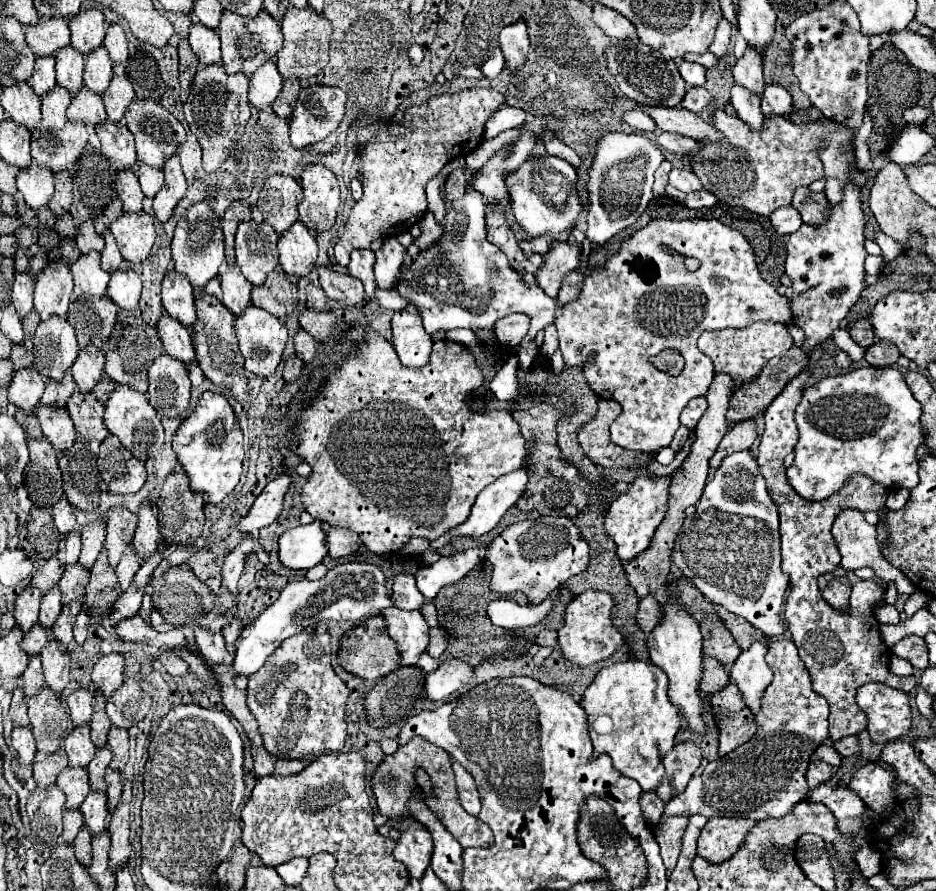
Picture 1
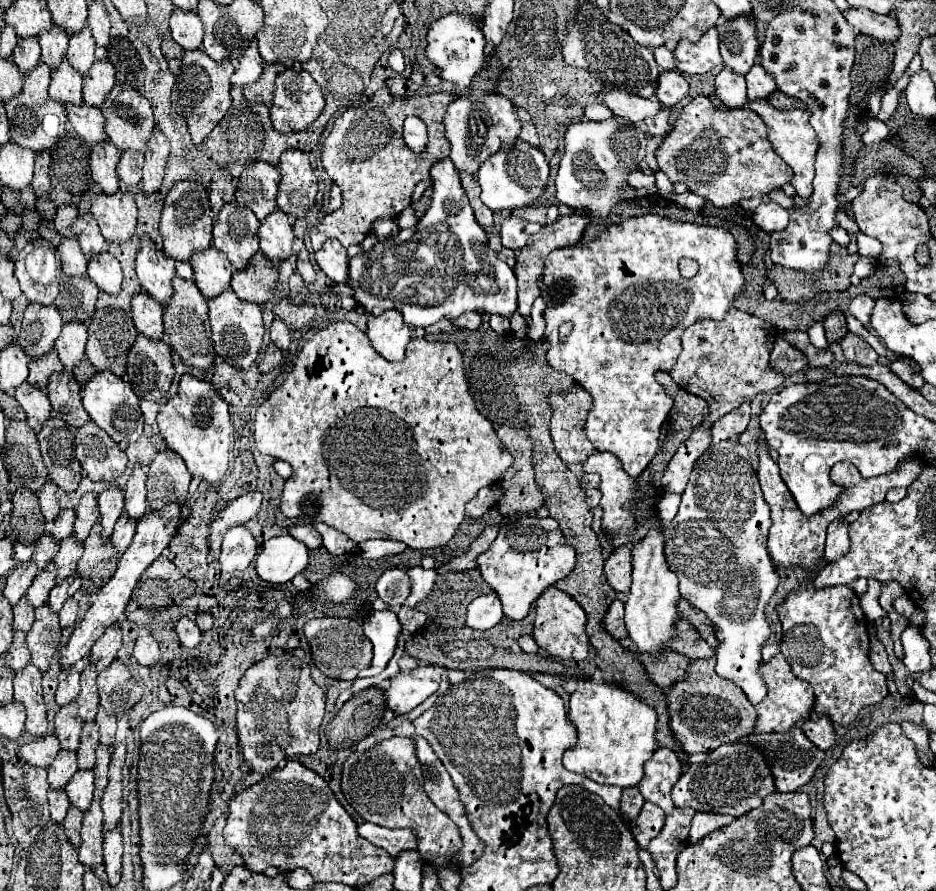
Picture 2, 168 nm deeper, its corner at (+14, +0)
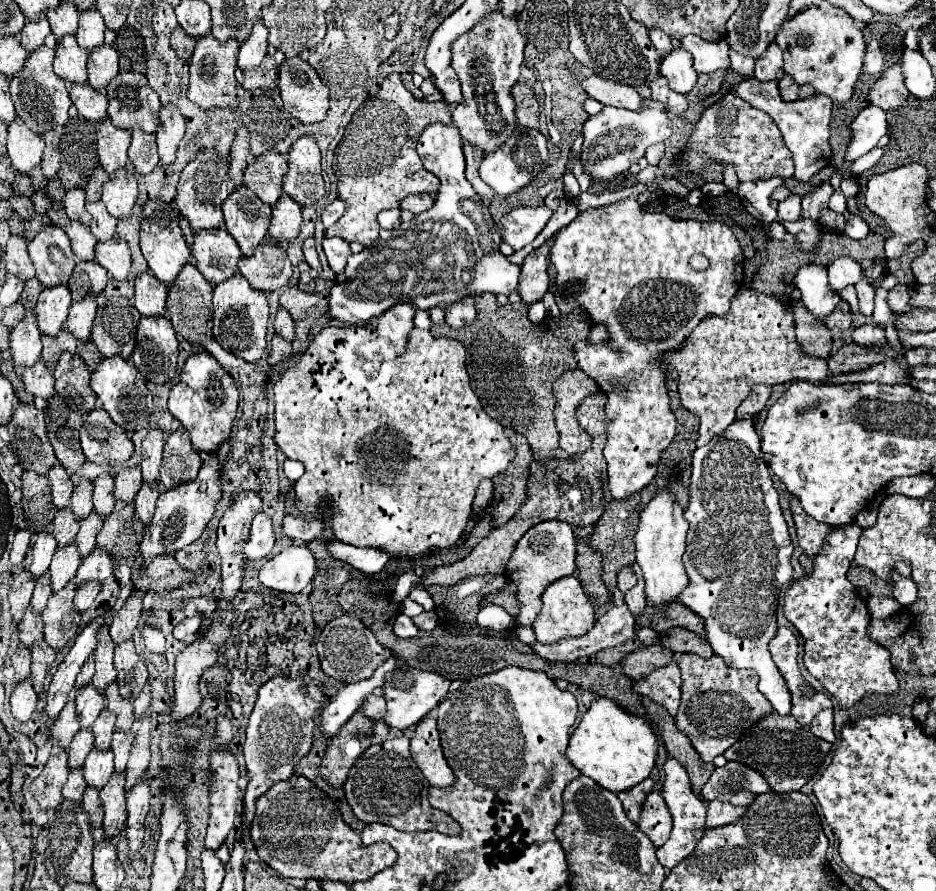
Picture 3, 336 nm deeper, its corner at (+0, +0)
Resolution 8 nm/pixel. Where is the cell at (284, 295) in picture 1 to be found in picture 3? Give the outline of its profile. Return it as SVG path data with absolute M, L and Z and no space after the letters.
M266 236L260 246L256 246L252 256L240 258L238 270L252 288L258 288L262 292L284 288L292 276L292 264L286 250L270 236Z

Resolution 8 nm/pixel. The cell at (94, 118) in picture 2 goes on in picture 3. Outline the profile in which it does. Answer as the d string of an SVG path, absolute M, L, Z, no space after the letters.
M72 84L70 100L78 108L78 112L90 122L100 122L106 118L108 100L102 90L88 88L88 84Z

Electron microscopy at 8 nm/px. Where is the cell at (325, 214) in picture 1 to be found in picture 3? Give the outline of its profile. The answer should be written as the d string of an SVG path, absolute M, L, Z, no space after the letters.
M302 136L288 152L288 172L284 176L284 192L298 204L308 206L324 196L324 180L320 174L320 150L316 138Z

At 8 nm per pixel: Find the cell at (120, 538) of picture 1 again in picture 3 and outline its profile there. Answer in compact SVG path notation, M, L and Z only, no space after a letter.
M140 466L134 468L124 468L116 474L116 488L114 488L114 496L118 500L124 502L132 502L142 486L142 474L140 474Z

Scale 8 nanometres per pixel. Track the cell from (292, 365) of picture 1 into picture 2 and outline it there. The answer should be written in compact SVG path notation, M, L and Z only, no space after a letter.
M270 344L270 346L266 348L266 352L264 352L262 362L258 364L258 370L264 372L264 374L268 374L268 372L272 372L280 362L282 362L282 352L280 352L274 344Z

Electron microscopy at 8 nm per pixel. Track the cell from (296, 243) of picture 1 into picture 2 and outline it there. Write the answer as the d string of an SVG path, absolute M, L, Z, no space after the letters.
M280 210L272 212L266 220L260 222L258 238L260 238L260 250L264 252L266 258L286 260L292 254L294 246L294 232L290 218Z

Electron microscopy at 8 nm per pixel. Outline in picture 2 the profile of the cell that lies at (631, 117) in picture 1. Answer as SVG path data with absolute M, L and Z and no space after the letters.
M590 104L590 106L586 106L584 116L590 118L590 120L596 120L596 122L602 122L602 120L610 120L610 118L614 118L614 114L612 114L604 104Z

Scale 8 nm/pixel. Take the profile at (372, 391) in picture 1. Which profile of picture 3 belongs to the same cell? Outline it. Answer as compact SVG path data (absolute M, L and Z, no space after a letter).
M364 324L364 326L328 326L328 328L324 328L324 330L310 342L310 346L308 346L306 352L302 354L300 362L298 362L296 366L288 368L288 370L280 376L280 380L276 382L276 386L274 386L274 404L276 404L276 434L274 434L274 440L276 440L278 448L280 448L290 460L298 460L298 462L302 462L302 464L306 466L306 472L302 474L302 478L298 478L298 482L294 484L294 488L296 488L296 508L298 508L302 514L314 514L318 508L330 508L330 510L332 510L332 530L334 530L334 538L336 538L336 540L340 540L340 542L344 542L344 544L360 546L360 548L378 548L378 550L382 550L382 552L386 552L386 554L390 554L390 556L416 556L416 554L422 554L422 552L432 550L432 548L450 548L450 546L454 546L456 540L462 536L462 532L464 532L464 528L466 528L466 524L468 524L468 520L470 520L472 500L474 500L474 492L476 492L480 480L482 480L482 478L490 478L490 480L492 480L496 474L504 472L504 468L508 468L508 464L512 462L512 458L516 456L516 452L514 452L514 448L512 448L512 442L504 436L504 428L484 412L484 408L482 408L478 396L476 396L474 390L470 388L470 380L468 380L468 372L466 372L466 364L464 364L464 360L466 360L466 350L464 350L464 346L462 346L460 342L456 342L456 340L452 340L452 338L434 338L430 330L414 328L414 330L408 334L408 348L406 348L404 354L396 356L394 360L376 360L376 358L374 358L374 342L372 342L374 336L376 336L376 332L374 332L372 324Z

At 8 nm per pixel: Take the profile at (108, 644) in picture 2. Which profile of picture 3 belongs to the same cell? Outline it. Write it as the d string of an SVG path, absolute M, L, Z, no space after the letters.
M134 590L122 604L122 608L118 612L114 612L112 622L110 622L110 636L116 644L130 640L134 628L140 622L140 612L142 612L142 598L144 592Z

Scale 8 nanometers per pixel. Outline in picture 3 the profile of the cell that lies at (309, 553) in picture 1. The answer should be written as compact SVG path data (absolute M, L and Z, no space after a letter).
M288 546L260 568L260 582L276 592L302 592L316 574L316 560L306 546Z

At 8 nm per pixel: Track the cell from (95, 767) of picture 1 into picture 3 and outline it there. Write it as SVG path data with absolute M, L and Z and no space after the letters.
M104 708L100 712L100 716L96 718L92 730L94 730L94 736L96 736L96 748L104 750L110 746L110 740L112 740L112 732L114 732L114 724L116 724L116 714L108 708Z

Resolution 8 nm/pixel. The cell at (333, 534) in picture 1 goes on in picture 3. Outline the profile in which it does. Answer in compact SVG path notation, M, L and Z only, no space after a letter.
M286 514L284 520L282 520L282 526L284 526L284 534L292 540L302 540L302 542L310 542L318 536L322 536L322 530L324 530L324 524L320 520L314 520L314 518L300 518L300 516L290 516Z

